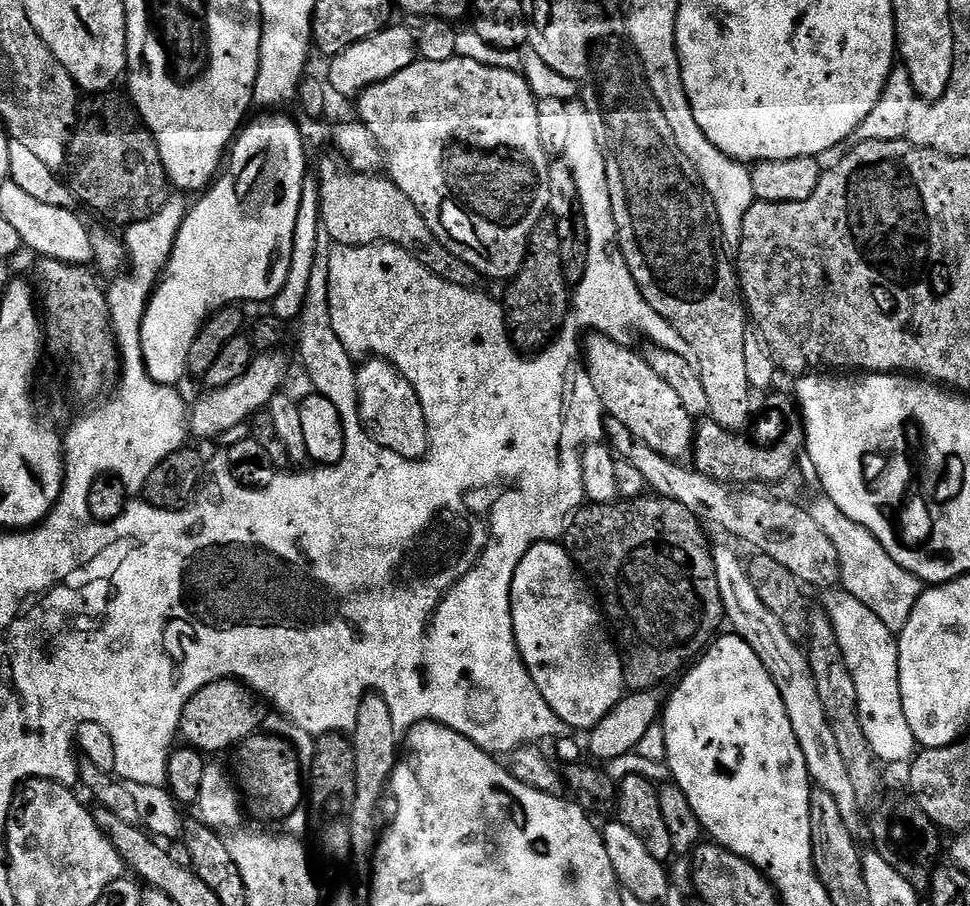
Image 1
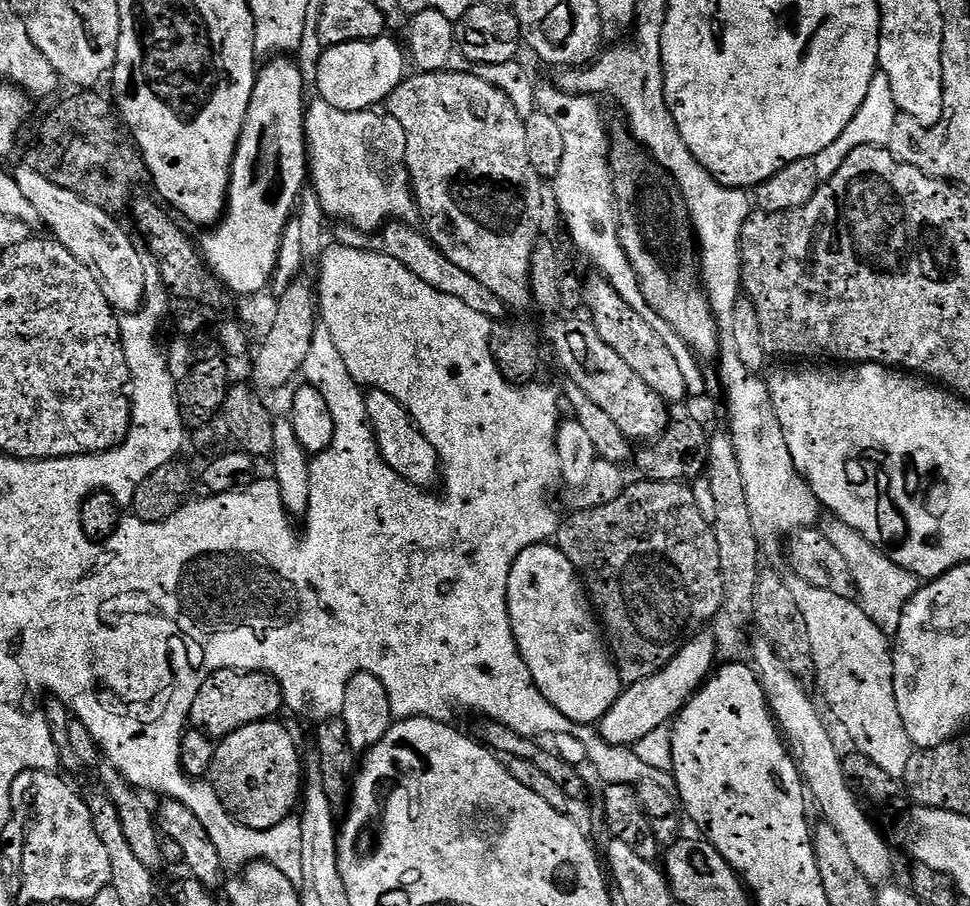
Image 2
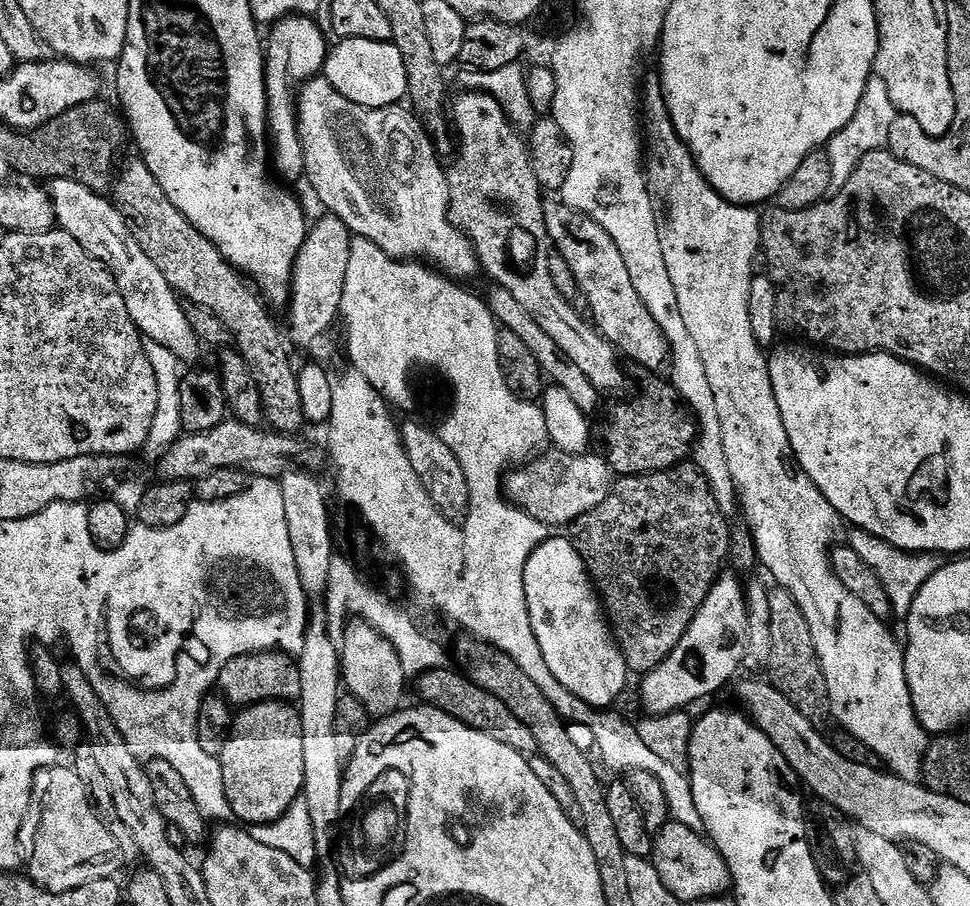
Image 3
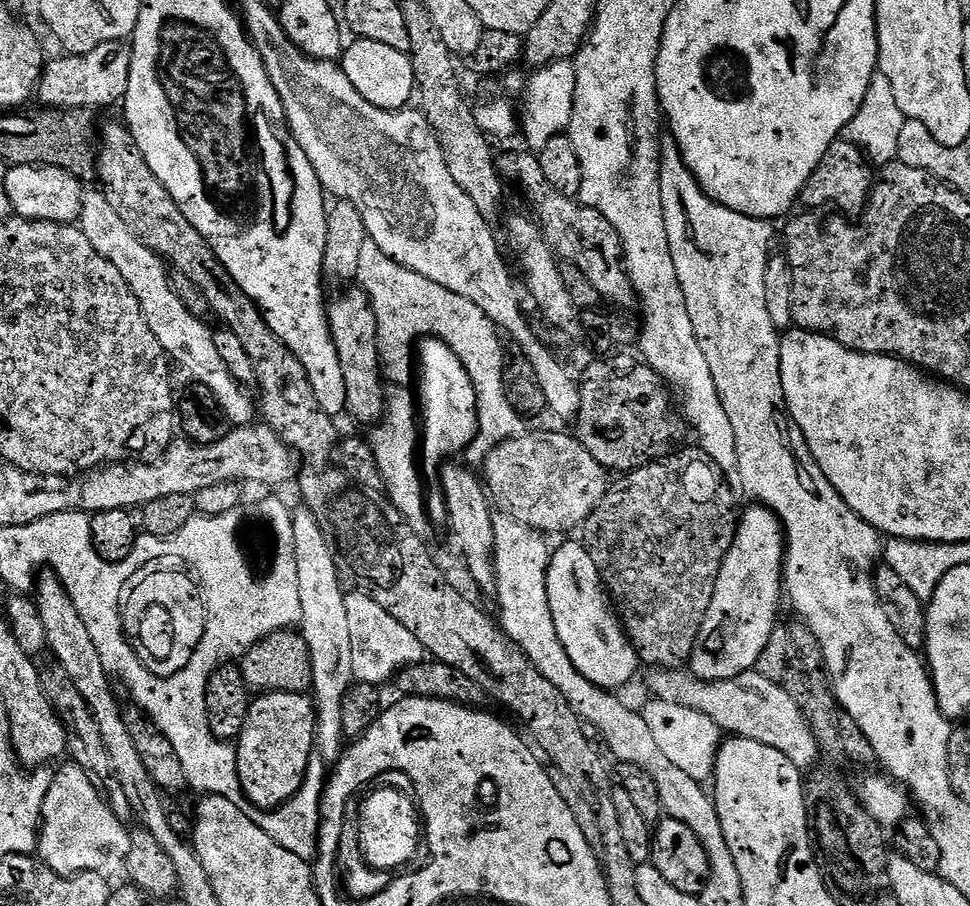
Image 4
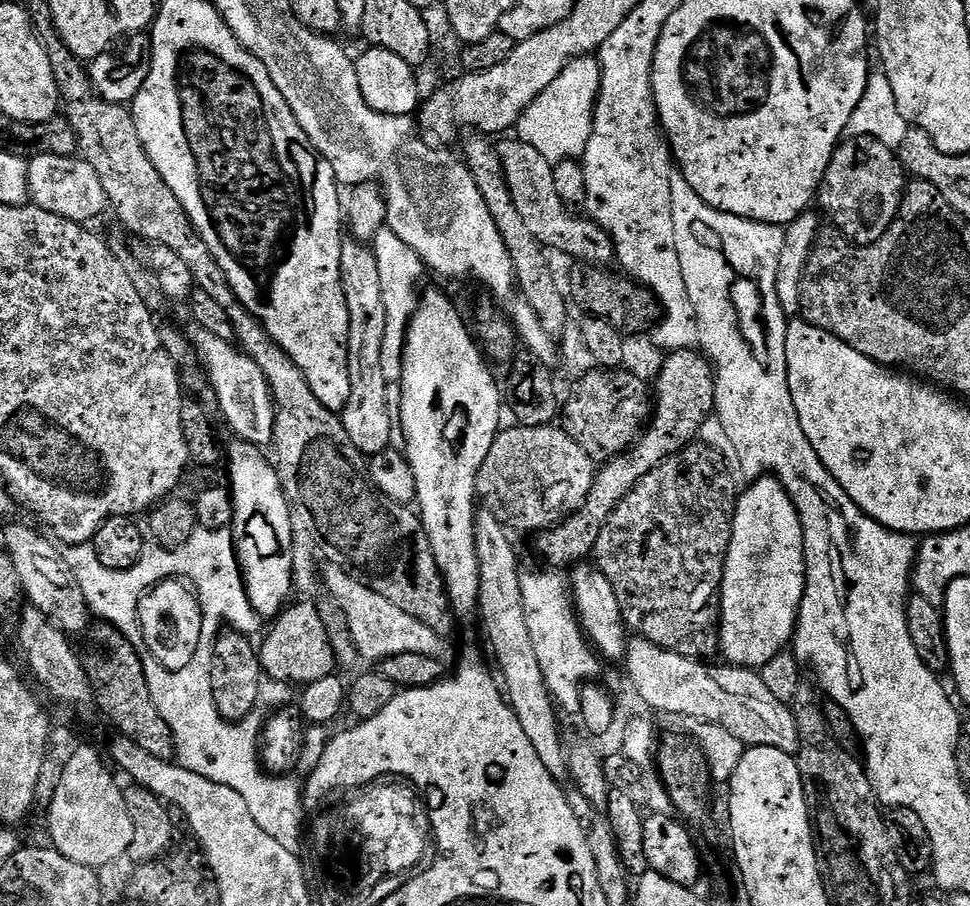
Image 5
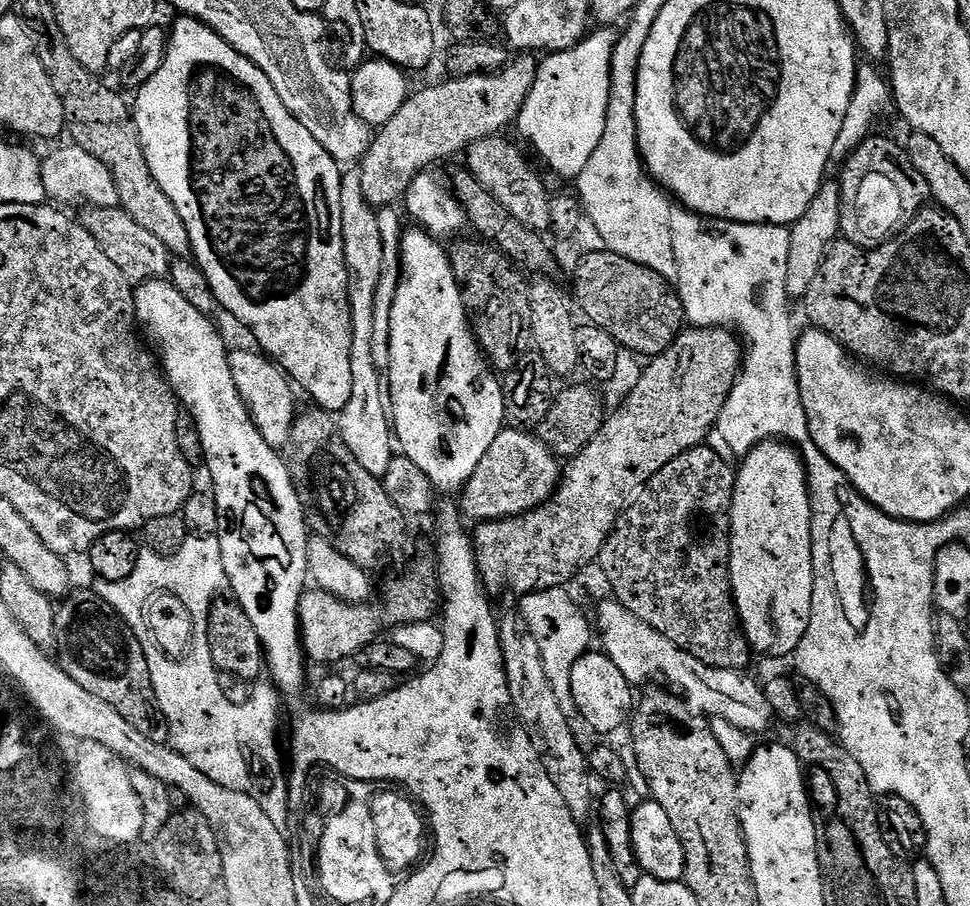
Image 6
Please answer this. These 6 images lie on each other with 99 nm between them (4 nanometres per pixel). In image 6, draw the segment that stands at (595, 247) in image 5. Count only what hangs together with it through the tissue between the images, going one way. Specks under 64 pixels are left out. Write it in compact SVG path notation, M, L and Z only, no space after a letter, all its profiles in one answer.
M500 134L487 136L470 145L466 150L466 168L518 222L538 233L547 233L551 229L550 191L543 178L532 169L531 162L524 157L523 150L504 138Z

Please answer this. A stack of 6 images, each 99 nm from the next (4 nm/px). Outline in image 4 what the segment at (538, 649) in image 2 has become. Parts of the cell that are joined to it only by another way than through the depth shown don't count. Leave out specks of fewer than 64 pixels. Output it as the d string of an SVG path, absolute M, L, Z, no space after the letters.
M583 543L564 544L551 553L548 605L570 662L590 683L605 690L619 690L635 678L636 667L641 667L642 661L628 640L598 566L594 566L594 558L590 558Z

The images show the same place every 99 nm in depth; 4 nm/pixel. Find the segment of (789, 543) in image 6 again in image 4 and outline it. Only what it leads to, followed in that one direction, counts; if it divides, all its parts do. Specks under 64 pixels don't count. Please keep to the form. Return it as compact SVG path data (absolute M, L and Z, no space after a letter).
M748 506L752 508L743 509L742 515L739 517L736 525L736 537L730 546L730 550L726 554L726 558L722 562L722 570L718 574L718 582L714 590L714 598L710 602L710 610L708 617L704 620L704 625L700 627L700 636L696 639L696 646L692 651L690 657L690 671L697 680L732 680L736 676L742 675L744 672L751 672L755 669L756 663L766 648L770 636L774 632L774 628L780 616L780 596L782 600L782 593L785 591L784 587L784 553L786 551L786 541L784 538L784 525L781 524L775 512L771 512L769 508L763 506Z

